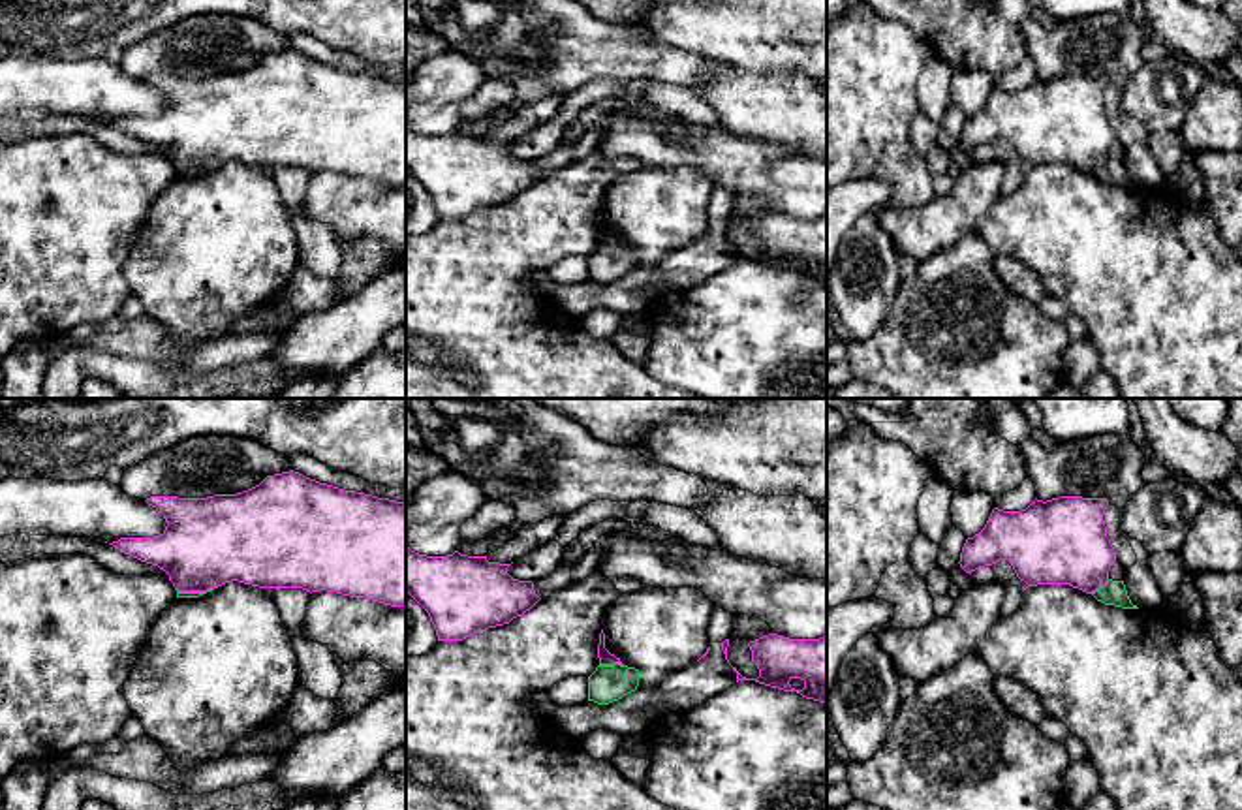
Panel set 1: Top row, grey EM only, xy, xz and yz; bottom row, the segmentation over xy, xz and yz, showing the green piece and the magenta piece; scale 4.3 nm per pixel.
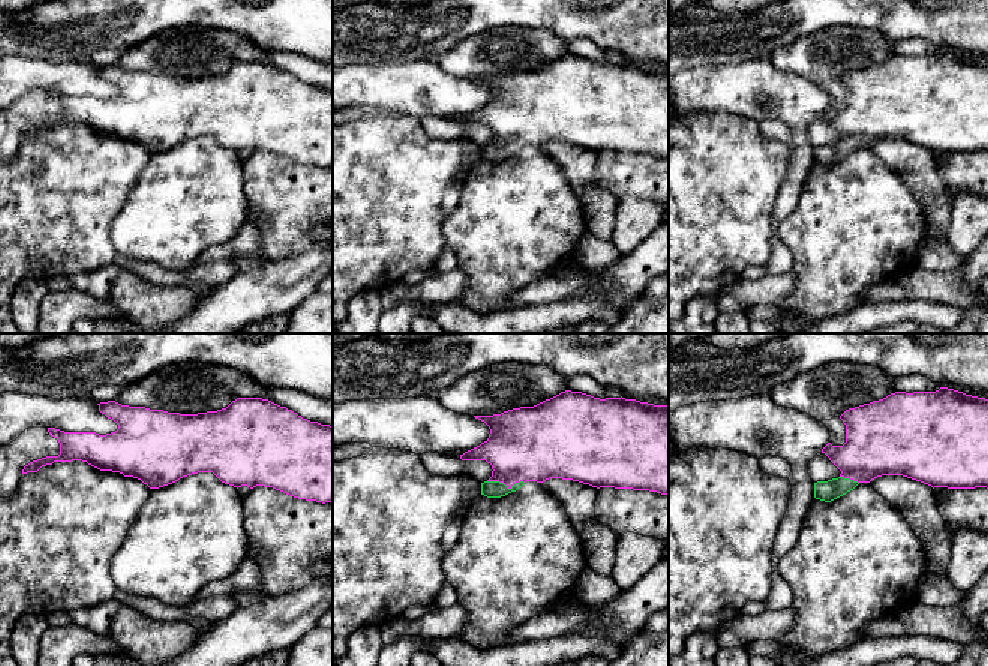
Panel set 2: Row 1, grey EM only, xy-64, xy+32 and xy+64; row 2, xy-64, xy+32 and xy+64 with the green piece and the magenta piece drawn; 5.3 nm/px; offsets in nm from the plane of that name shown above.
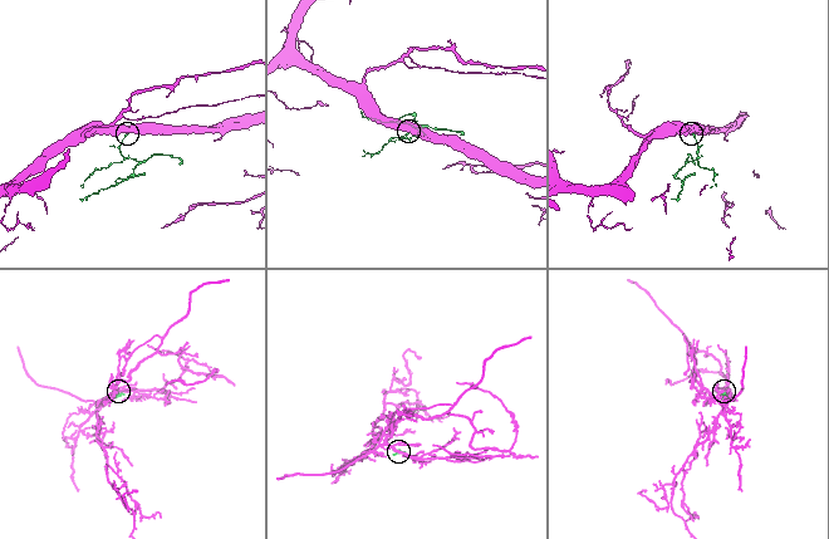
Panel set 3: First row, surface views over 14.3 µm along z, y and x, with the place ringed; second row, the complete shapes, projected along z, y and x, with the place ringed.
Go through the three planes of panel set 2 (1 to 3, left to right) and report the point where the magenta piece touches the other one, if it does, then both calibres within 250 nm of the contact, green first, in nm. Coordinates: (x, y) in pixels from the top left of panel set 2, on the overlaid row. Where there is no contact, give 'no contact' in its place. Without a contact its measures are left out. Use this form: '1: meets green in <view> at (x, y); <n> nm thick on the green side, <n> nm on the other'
1: no contact
2: meets green in xy+32 at (504, 485); 100 nm thick on the green side, 400 nm on the other
3: meets green in xy+64 at (849, 479); 110 nm thick on the green side, 360 nm on the other

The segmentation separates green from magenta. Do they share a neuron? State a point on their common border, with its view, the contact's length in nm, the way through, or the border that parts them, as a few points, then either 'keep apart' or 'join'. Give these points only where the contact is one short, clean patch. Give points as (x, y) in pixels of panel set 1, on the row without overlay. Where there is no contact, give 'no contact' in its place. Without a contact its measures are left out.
xz (611, 245) | 100 nm | across xz (609, 262), (611, 245), (605, 237) | join

